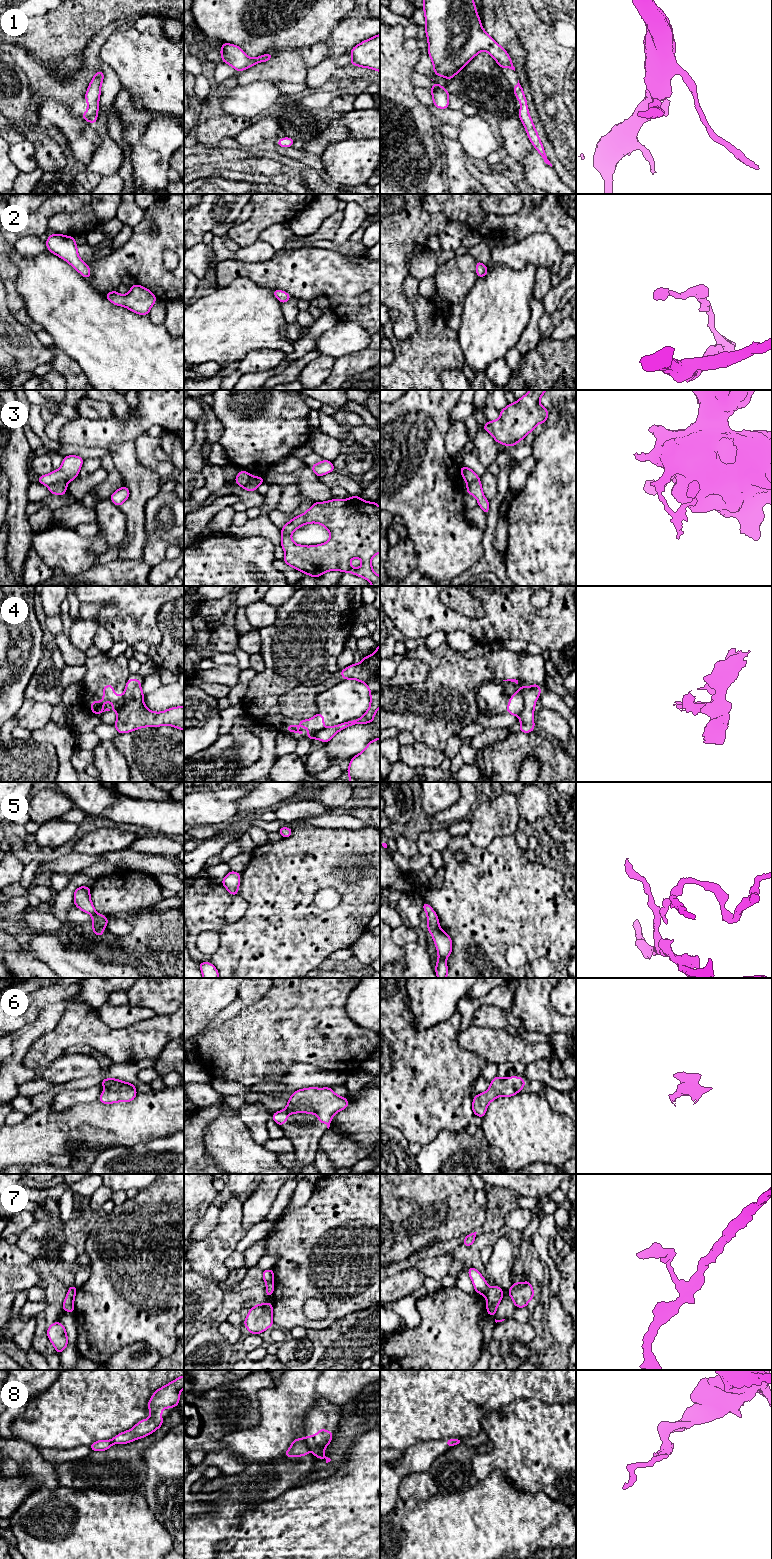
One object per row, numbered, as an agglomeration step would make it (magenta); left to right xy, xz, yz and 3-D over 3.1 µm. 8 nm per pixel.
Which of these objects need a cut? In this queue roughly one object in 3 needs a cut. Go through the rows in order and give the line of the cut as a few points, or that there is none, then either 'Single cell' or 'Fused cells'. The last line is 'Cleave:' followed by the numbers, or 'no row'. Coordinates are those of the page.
1: No split. Single cell
2: No split. Single cell
3: Split along xy (66, 482), (54, 482), (47, 486). Fused cells
4: Split along yz (519, 686), (523, 698), (523, 710), (520, 715). Fused cells
5: No split. Single cell
6: No split. Single cell
7: Split along xz (272, 1281), (265, 1282). Fused cells
8: Split along xz (304, 1438), (309, 1450). Fused cells
Cleave: 3, 4, 7, 8

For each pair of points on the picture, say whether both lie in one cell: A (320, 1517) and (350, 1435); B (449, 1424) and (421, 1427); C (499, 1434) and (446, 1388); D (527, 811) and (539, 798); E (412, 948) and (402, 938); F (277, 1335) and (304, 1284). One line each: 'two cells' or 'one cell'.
A: two cells
B: one cell
C: two cells
D: one cell
E: two cells
F: two cells

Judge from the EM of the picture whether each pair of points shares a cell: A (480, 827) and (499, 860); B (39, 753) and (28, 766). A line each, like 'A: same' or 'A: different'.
A: different
B: same

